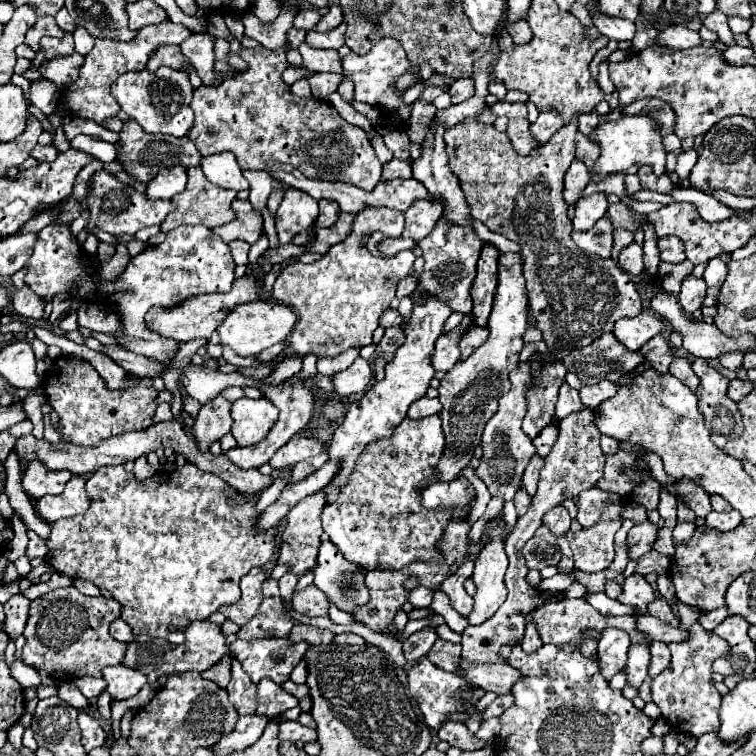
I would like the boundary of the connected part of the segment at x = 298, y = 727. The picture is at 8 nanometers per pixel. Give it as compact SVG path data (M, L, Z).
M282 720L280 722L280 732L278 738L284 740L292 740L292 742L312 742L316 740L316 732L302 726L298 720Z

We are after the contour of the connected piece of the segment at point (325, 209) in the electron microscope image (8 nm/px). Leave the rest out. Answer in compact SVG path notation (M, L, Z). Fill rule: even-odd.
M320 200L320 216L316 218L314 226L332 226L336 222L340 214L340 208L336 202L330 202L330 200Z

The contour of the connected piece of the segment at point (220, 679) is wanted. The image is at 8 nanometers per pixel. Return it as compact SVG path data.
M224 656L224 658L220 658L218 664L214 664L212 668L208 668L206 672L202 672L202 676L208 678L208 680L218 682L220 688L226 688L228 680L230 680L230 662L232 662L232 658Z

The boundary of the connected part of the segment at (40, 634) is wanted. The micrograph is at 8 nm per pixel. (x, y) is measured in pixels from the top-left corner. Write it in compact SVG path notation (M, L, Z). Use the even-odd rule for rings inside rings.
M74 586L68 588L60 588L52 594L46 594L38 600L32 600L30 606L30 616L26 622L26 630L24 630L24 650L22 650L22 660L28 666L36 666L46 670L52 678L56 680L74 680L74 678L82 678L82 676L102 676L102 668L104 666L112 666L112 664L120 664L126 644L124 642L116 642L110 632L108 626L114 618L118 618L120 614L120 604L114 598L104 598L104 596L86 596L82 592L78 592Z

